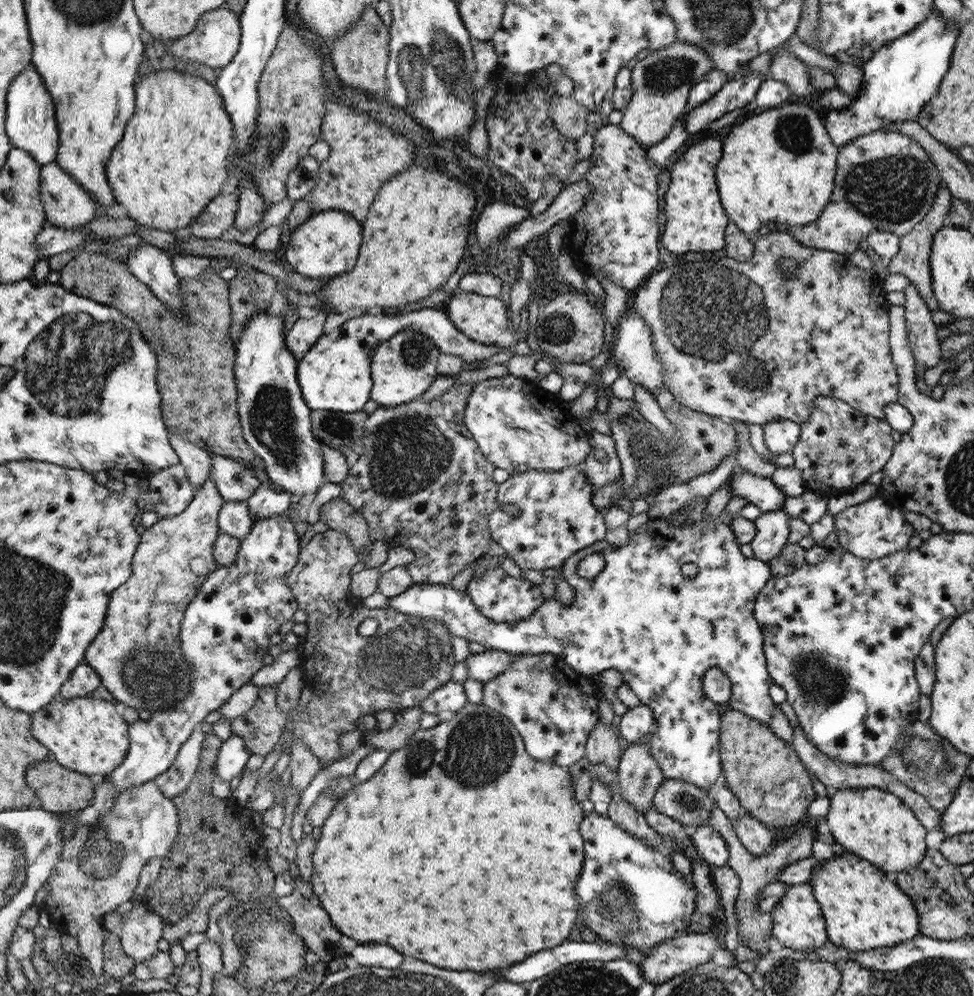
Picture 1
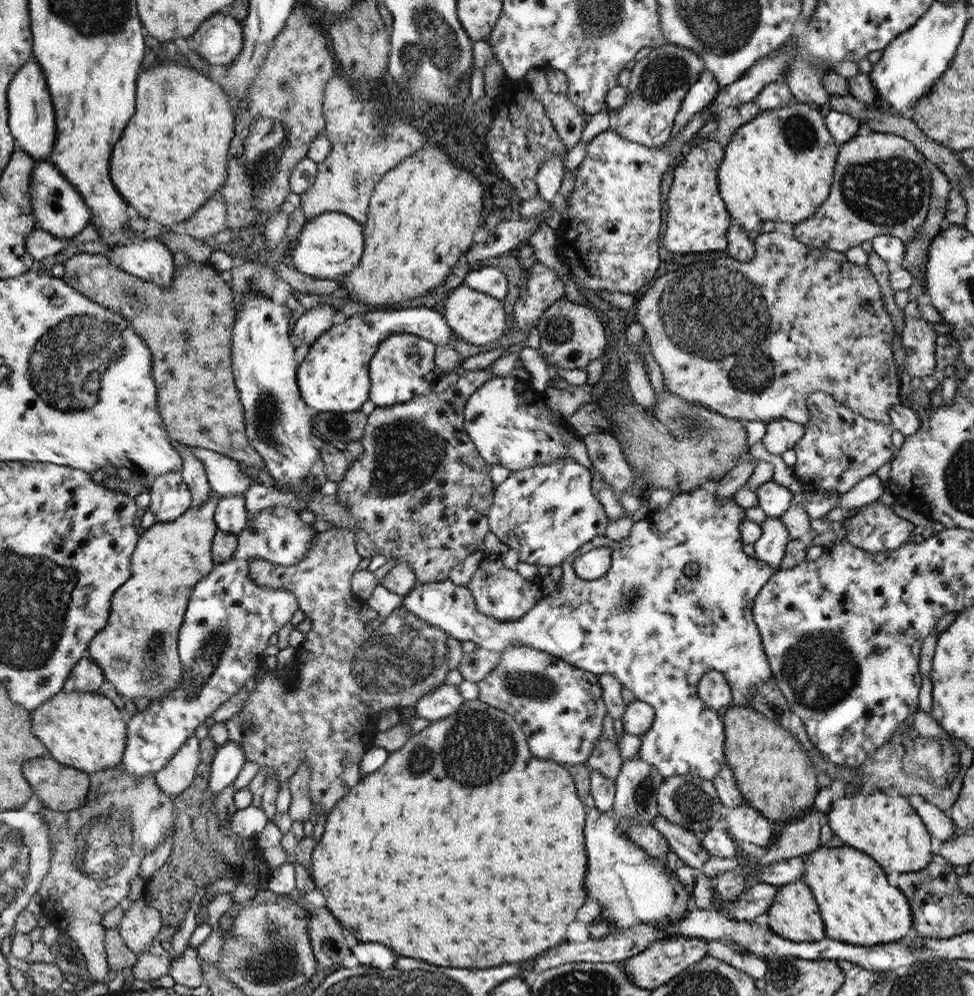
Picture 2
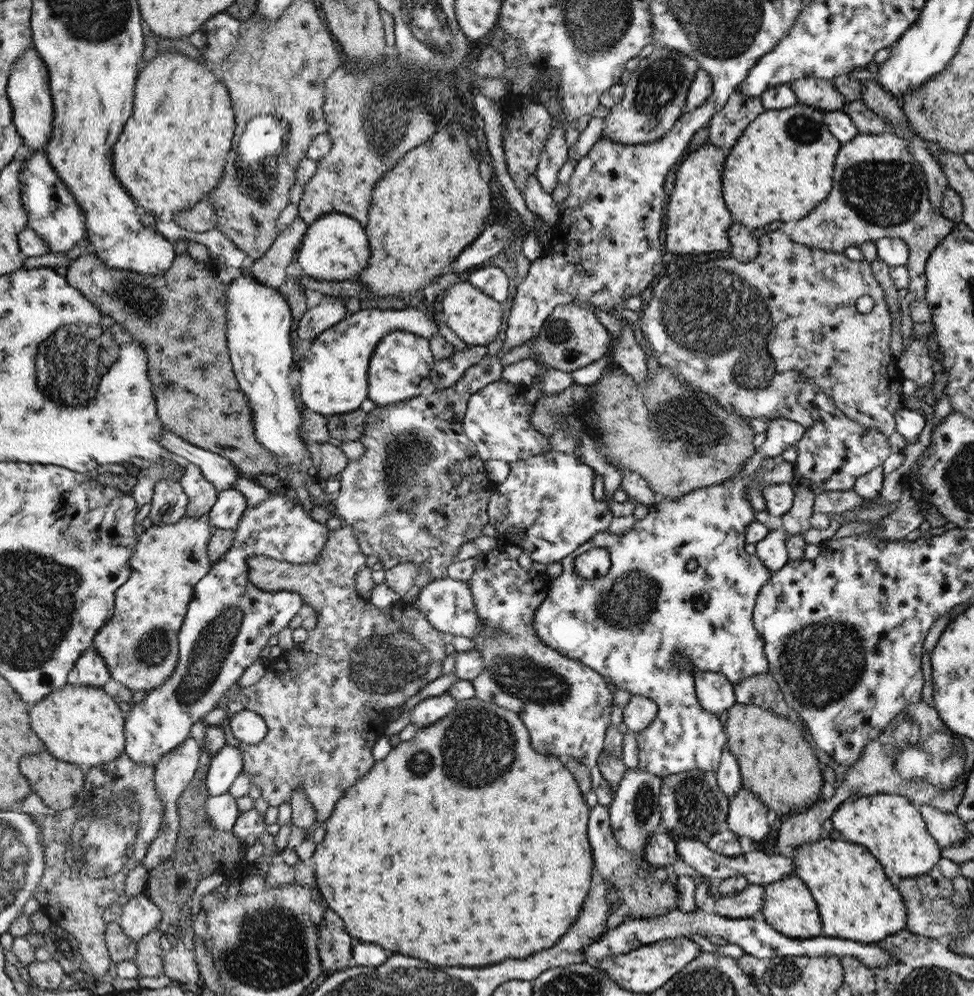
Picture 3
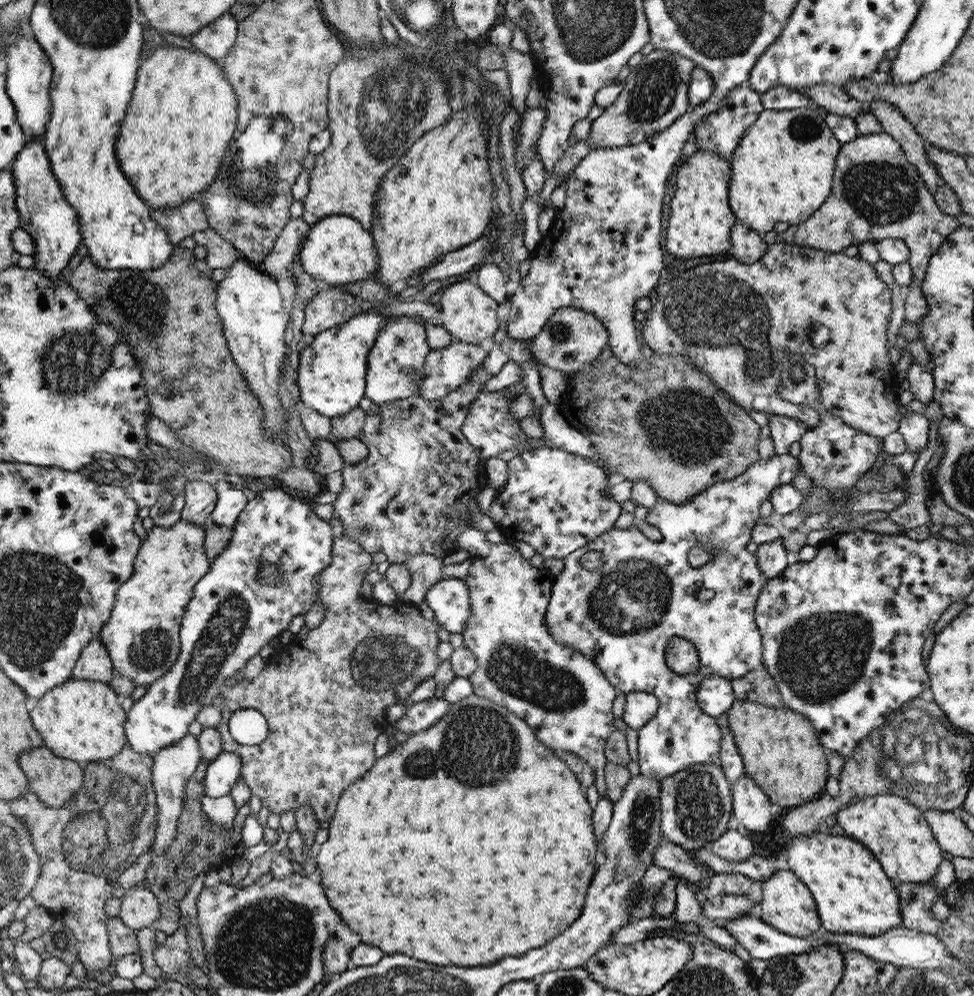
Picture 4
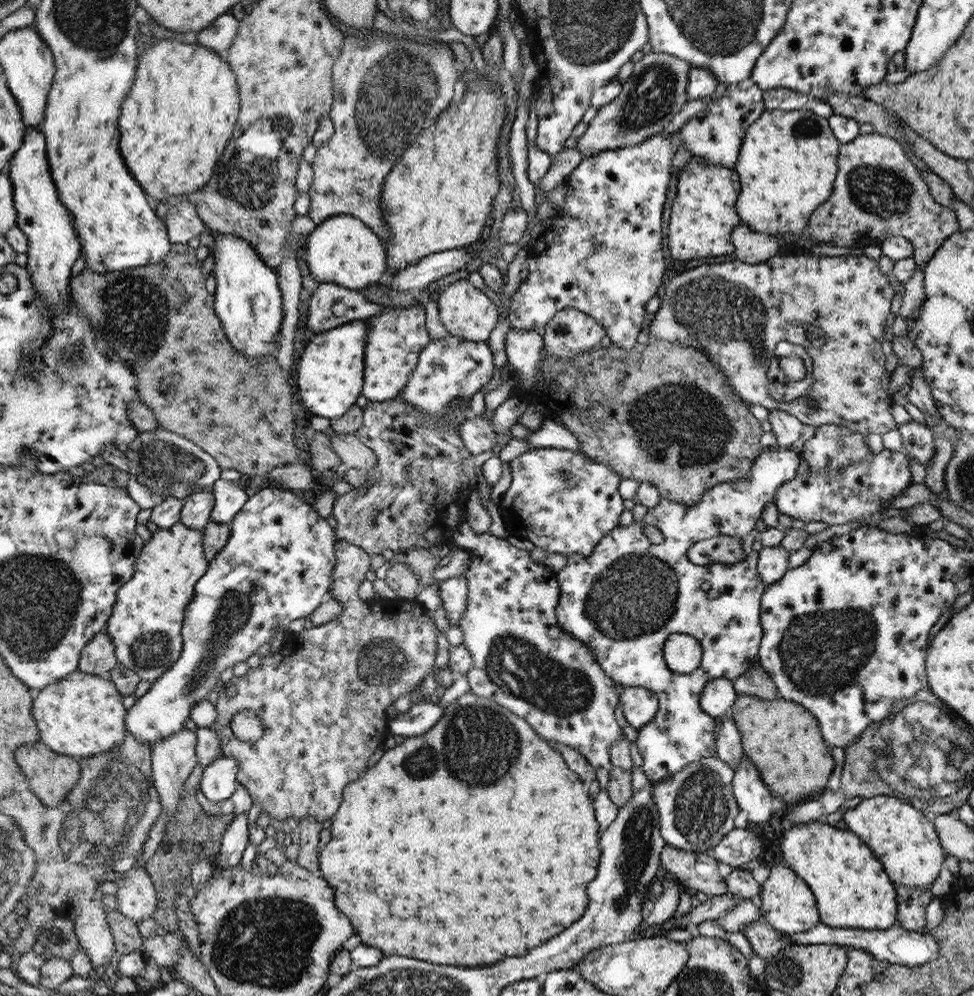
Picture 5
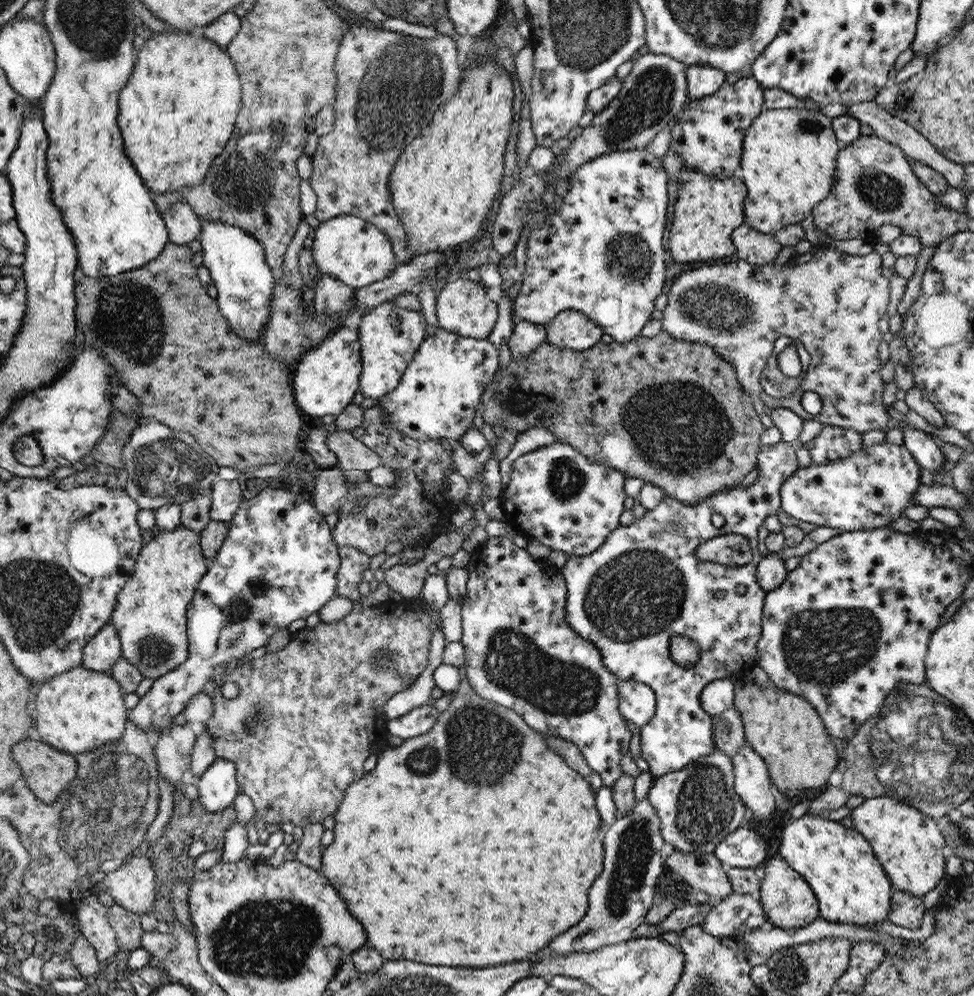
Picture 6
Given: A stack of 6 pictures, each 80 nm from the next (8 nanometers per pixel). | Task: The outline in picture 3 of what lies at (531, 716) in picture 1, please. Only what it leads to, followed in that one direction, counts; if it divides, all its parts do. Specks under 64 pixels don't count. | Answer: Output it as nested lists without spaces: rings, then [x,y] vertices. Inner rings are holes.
[[[503,544],[491,553],[478,554],[476,558],[476,567],[470,580],[466,581],[466,585],[472,593],[477,615],[483,625],[491,628],[493,634],[490,638],[494,638],[494,641],[490,642],[488,636],[470,638],[475,644],[474,649],[478,649],[485,659],[483,673],[471,682],[475,689],[475,698],[495,703],[520,716],[529,729],[533,747],[541,754],[558,758],[570,756],[588,766],[591,770],[592,790],[597,794],[597,804],[608,808],[616,792],[598,767],[598,759],[604,752],[605,736],[611,724],[614,702],[614,694],[607,688],[605,676],[598,674],[598,671],[586,666],[585,663],[546,646],[541,638],[537,637],[533,622],[536,620],[538,608],[548,598],[549,586],[553,578],[546,572],[536,572],[533,568],[526,570],[526,566],[522,566],[522,562],[518,562],[518,558],[514,558],[514,554],[510,554],[510,550],[506,550]]]

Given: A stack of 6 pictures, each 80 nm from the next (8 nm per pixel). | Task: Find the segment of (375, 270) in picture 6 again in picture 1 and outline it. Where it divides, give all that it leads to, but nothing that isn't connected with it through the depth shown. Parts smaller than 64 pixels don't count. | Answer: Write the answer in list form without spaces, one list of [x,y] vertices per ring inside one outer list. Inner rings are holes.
[[[338,210],[318,212],[291,231],[284,261],[298,275],[328,282],[334,277],[349,273],[357,265],[361,246],[364,244],[364,225],[352,215]]]

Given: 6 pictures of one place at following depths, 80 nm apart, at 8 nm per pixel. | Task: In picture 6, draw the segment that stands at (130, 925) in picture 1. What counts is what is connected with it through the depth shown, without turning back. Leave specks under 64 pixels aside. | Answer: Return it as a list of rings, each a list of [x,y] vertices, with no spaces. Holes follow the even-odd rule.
[[[130,854],[130,861],[126,865],[122,865],[120,869],[112,871],[106,875],[103,883],[108,887],[108,892],[111,894],[116,903],[123,906],[128,912],[132,914],[144,914],[152,911],[154,906],[154,886],[156,886],[156,880],[154,880],[154,868],[150,859],[142,857],[134,857]]]

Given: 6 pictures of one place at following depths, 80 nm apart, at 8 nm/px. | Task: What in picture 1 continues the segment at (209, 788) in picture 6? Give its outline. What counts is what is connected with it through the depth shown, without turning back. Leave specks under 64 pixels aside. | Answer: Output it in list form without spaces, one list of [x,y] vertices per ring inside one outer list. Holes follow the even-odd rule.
[[[232,735],[220,746],[216,758],[215,776],[220,776],[226,782],[235,783],[245,770],[250,756],[242,737]]]

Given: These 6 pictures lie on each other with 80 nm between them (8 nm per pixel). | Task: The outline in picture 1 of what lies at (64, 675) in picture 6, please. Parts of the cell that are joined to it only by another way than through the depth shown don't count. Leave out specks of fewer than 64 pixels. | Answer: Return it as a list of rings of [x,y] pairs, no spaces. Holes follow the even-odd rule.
[[[91,696],[66,700],[56,698],[45,709],[38,710],[38,713],[32,716],[34,716],[34,734],[38,734],[38,738],[42,738],[42,742],[46,742],[46,746],[50,746],[50,750],[54,750],[54,758],[58,758],[58,762],[62,762],[62,766],[66,766],[70,770],[104,778],[105,775],[109,775],[114,769],[121,766],[127,757],[126,752],[129,752],[128,740],[126,740],[128,724],[122,718],[122,714],[116,712],[116,706],[111,702],[94,699]]]

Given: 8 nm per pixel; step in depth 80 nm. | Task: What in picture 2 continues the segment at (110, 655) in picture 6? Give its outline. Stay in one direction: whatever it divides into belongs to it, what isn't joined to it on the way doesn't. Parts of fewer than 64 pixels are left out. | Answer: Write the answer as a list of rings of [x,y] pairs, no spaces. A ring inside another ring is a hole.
[[[88,656],[81,658],[65,683],[63,692],[98,692],[106,682],[102,669]]]

